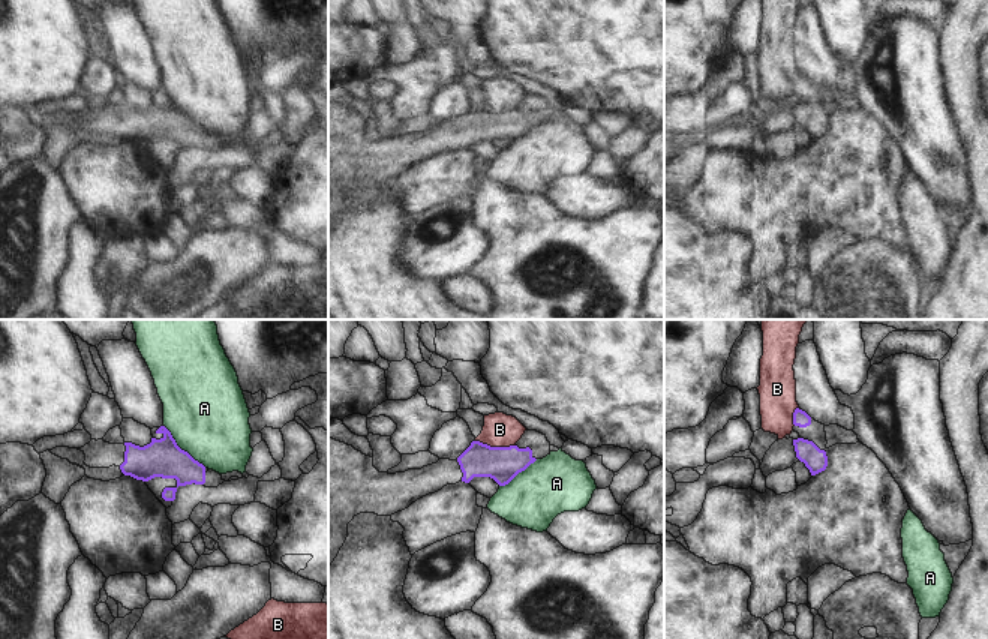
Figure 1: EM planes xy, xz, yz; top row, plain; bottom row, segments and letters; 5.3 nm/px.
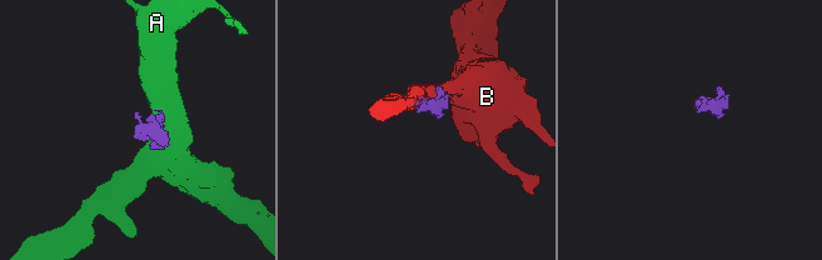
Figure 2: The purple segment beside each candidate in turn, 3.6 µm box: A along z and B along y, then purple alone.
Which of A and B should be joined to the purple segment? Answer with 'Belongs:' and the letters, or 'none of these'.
Belongs: none of these.

